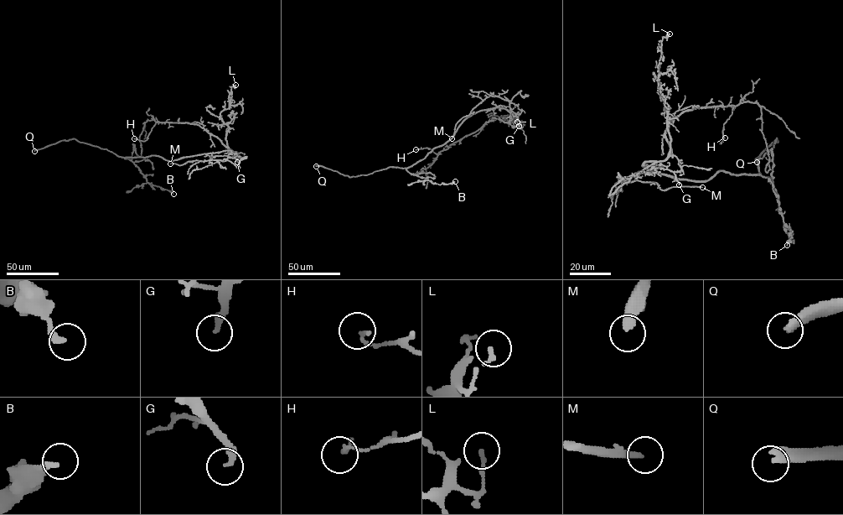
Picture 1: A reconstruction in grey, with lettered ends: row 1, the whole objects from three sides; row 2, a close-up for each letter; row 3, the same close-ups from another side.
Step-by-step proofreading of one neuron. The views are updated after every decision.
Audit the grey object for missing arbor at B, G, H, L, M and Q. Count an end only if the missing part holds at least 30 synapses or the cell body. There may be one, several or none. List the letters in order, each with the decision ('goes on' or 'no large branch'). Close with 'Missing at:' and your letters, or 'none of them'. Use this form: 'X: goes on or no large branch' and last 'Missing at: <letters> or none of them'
B: no large branch
G: goes on
H: no large branch
L: no large branch
M: goes on
Q: goes on
Missing at: G, M, Q

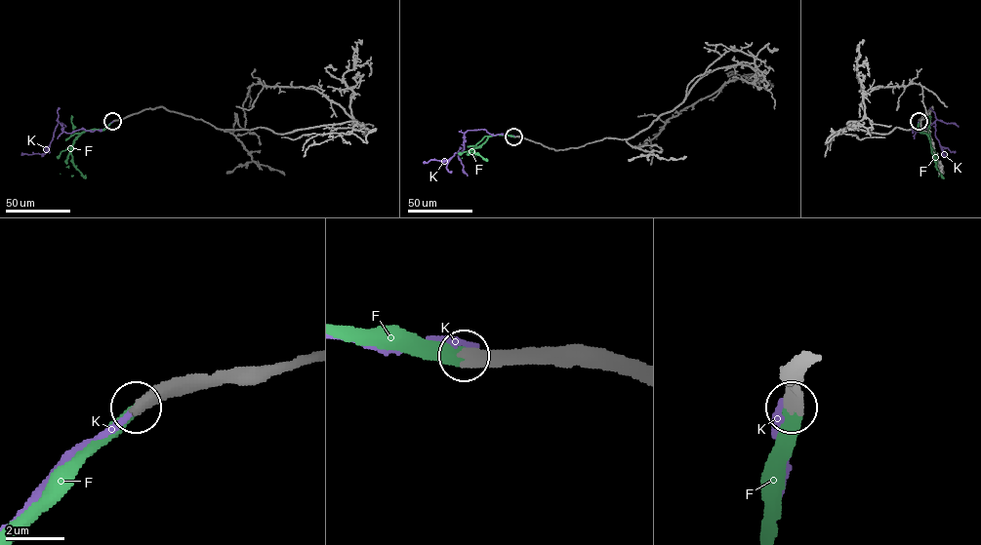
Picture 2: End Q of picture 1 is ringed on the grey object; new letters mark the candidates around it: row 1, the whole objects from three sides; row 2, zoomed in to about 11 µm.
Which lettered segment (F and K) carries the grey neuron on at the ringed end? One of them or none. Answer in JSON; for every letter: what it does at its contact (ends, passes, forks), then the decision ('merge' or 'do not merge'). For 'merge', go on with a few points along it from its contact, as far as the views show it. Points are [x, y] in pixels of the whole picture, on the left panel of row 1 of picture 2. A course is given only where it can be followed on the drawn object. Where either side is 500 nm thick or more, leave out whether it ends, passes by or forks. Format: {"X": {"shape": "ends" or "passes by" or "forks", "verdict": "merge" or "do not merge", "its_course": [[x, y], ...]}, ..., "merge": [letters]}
{"F": {"shape": "ends", "verdict": "merge", "its_course": [[112, 121], [103, 130], [83, 132], [74, 141], [70, 153], [73, 165], [85, 178]]}, "K": {"shape": "ends", "verdict": "do not merge"}, "merge": ["F"]}

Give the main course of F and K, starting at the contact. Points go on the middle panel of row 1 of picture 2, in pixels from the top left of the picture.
F: (514, 136), (490, 136), (472, 148), (487, 161)
K: (514, 136), (492, 136), (484, 130), (468, 130), (462, 151), (445, 161), (423, 162)

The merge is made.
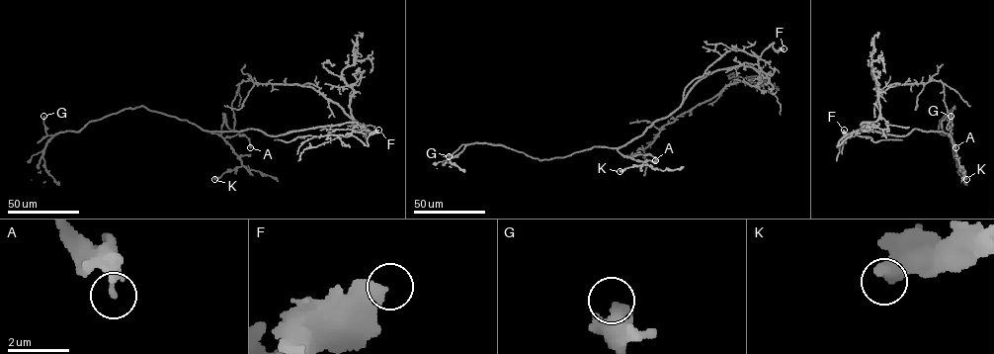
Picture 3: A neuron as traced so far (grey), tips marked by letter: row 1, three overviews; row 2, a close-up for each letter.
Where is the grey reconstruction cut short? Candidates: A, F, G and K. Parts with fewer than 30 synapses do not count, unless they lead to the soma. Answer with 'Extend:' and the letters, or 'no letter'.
Extend: F

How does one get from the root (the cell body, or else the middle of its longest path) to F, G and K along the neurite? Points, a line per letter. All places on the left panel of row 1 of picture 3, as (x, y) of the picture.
F: (241, 132), (256, 129), (278, 135), (356, 122), (352, 134), (368, 145), (367, 138), (378, 130)
G: (241, 132), (204, 131), (186, 120), (140, 106), (90, 121), (78, 131), (47, 135), (43, 116)
K: (241, 132), (211, 132), (218, 133), (230, 145), (241, 163), (240, 166), (214, 179)

